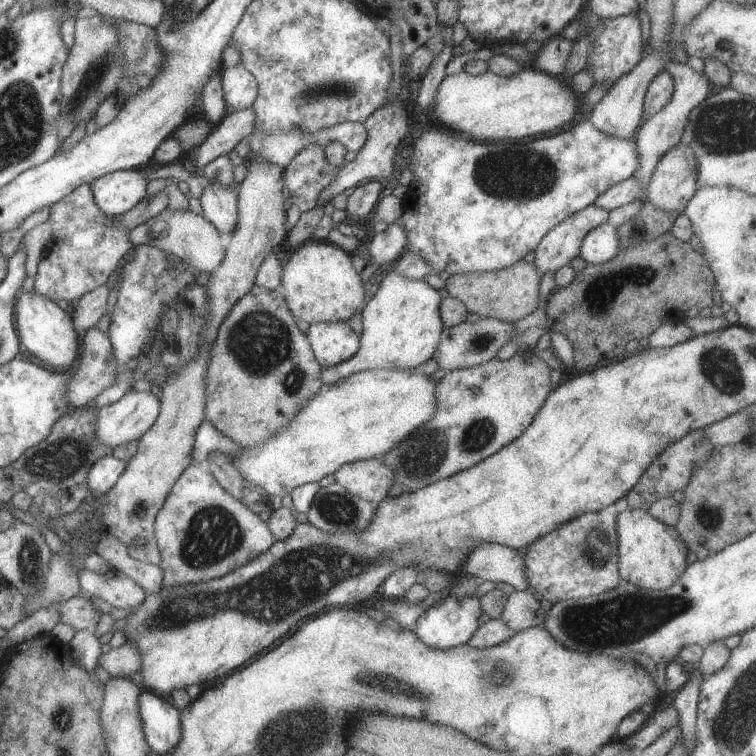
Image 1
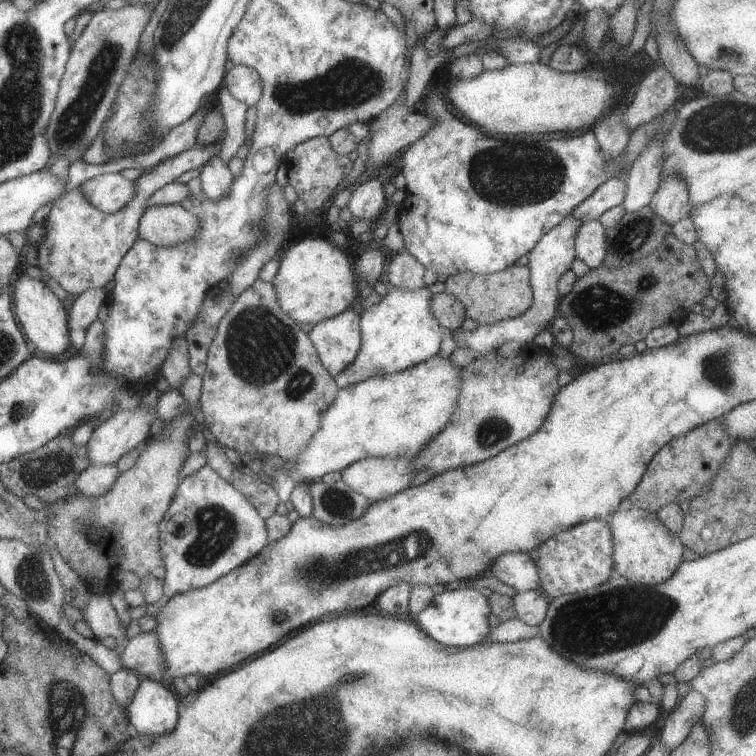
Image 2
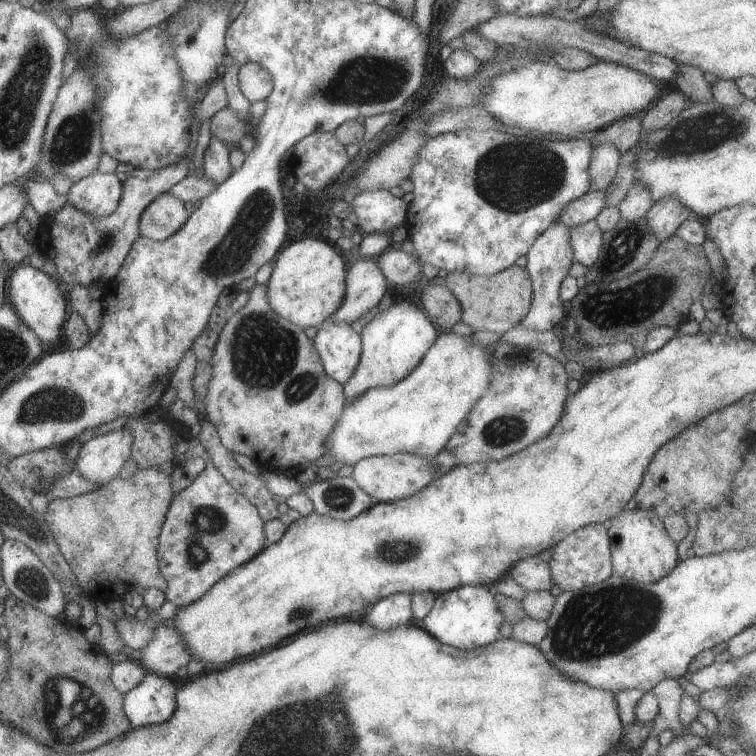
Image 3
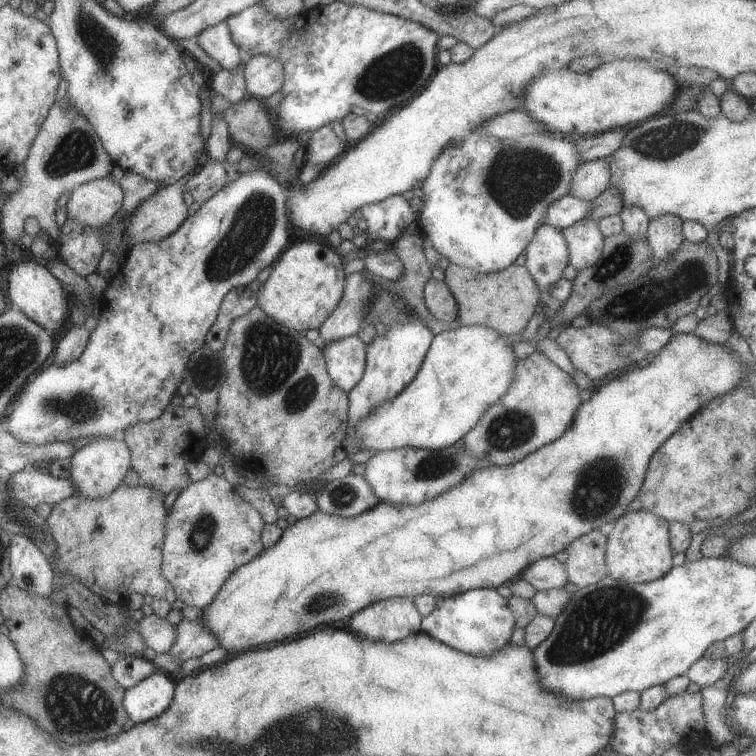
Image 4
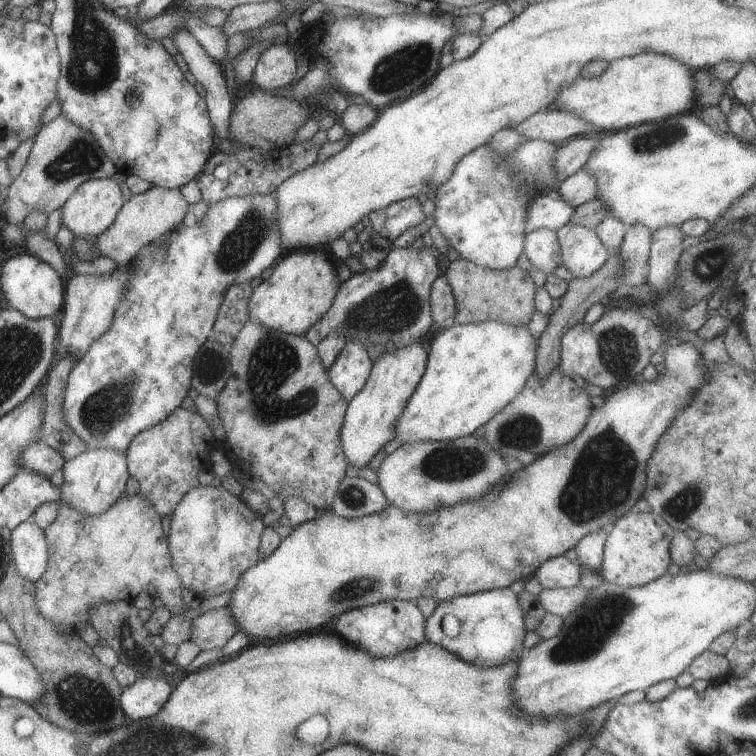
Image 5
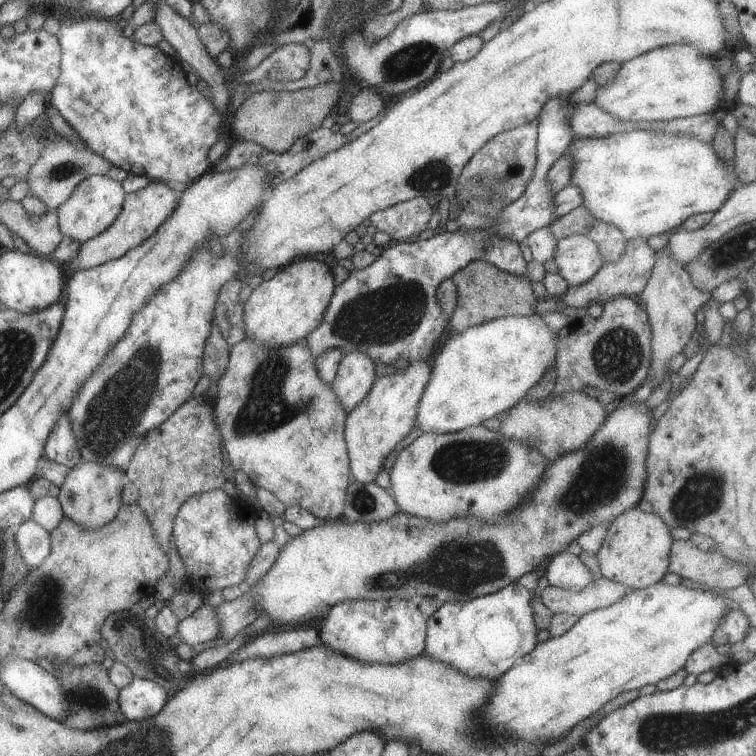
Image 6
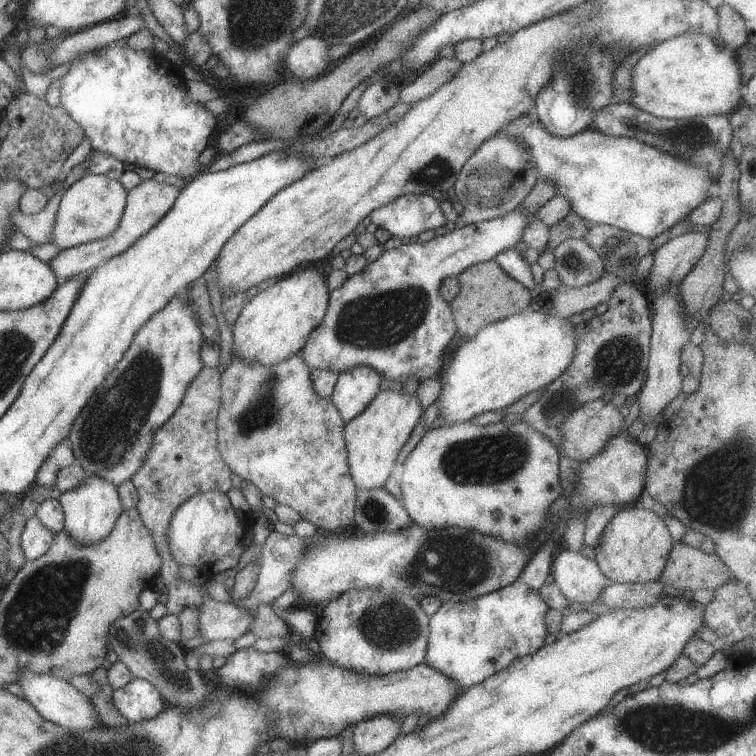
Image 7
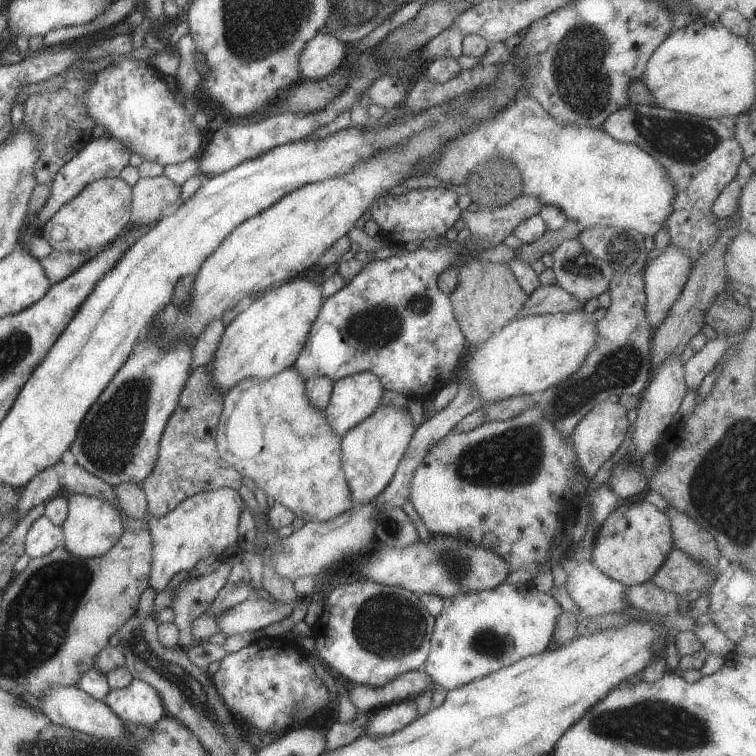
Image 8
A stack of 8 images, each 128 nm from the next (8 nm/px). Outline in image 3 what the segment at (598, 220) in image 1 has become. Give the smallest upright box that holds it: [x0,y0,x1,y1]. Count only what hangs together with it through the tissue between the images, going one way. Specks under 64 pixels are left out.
[519,222,574,331]

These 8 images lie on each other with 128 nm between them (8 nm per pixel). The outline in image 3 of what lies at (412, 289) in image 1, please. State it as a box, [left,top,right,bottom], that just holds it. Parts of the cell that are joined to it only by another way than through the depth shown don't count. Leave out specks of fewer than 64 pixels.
[342,296,439,401]

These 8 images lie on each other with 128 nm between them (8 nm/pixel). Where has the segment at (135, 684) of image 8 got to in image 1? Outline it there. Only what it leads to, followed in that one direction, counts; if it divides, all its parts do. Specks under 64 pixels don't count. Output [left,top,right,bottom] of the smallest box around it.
[137,687,181,753]

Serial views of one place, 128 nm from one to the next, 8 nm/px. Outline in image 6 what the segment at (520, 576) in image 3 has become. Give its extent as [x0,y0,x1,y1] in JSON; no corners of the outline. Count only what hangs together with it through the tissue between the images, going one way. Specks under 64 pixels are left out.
[542,550,595,592]

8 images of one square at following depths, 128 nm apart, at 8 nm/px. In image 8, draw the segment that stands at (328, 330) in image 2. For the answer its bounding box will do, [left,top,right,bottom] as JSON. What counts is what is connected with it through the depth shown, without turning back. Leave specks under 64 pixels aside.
[322,371,383,438]

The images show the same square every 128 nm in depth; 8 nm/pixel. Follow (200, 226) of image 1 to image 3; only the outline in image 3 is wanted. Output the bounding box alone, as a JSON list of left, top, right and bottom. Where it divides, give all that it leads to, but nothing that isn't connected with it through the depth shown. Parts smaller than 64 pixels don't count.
[138,192,188,241]

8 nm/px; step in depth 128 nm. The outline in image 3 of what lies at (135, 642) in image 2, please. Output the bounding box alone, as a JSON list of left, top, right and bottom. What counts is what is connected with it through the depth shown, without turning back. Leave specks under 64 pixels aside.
[139,624,192,678]

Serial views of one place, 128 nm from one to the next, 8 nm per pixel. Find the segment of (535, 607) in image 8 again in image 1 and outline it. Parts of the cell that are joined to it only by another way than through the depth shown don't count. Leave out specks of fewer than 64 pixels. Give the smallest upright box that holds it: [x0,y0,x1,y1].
[414,593,482,649]

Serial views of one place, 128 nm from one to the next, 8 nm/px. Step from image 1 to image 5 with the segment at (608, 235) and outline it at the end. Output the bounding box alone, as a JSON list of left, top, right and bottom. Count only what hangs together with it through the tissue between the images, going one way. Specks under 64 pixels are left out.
[555,223,610,277]

